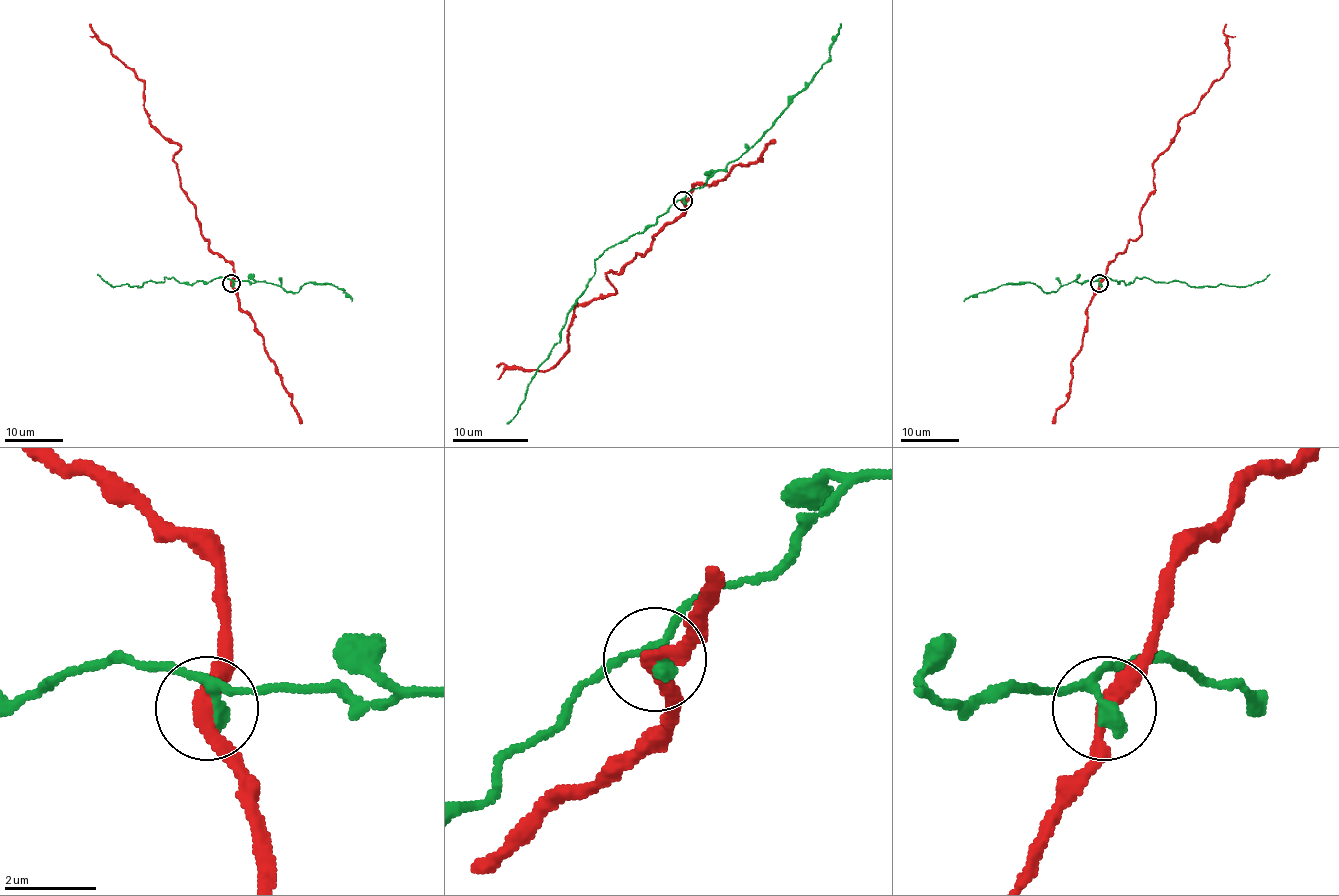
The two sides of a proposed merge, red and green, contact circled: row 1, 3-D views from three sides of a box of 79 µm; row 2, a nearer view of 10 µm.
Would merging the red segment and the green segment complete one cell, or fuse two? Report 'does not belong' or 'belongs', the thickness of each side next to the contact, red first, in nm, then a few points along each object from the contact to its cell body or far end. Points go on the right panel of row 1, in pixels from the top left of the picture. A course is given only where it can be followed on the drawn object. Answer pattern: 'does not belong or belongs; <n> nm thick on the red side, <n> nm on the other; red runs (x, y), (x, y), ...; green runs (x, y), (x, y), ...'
does not belong; 360 nm thick on the red side, 280 nm on the other; red runs (1099, 284), (1141, 234), (1139, 211), (1154, 189), (1153, 164), (1177, 124), (1228, 68), (1225, 23); green runs (1100, 284), (1100, 278), (1131, 284), (1145, 278), (1190, 286), (1244, 286), (1263, 281), (1269, 273)

